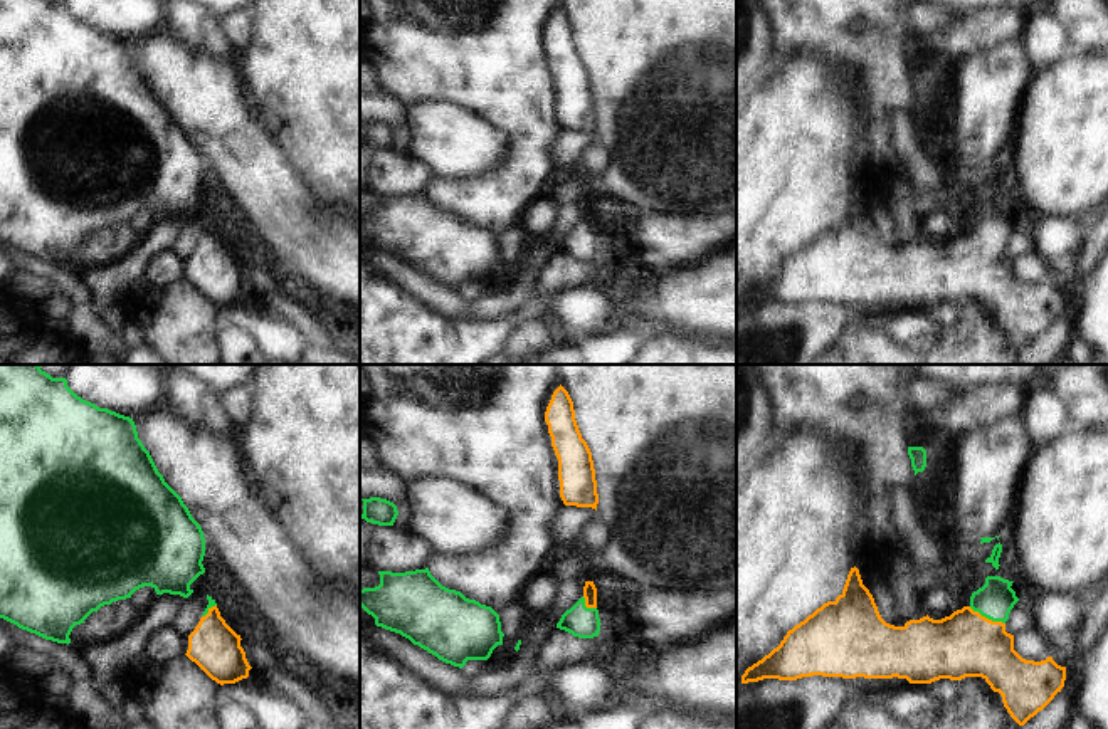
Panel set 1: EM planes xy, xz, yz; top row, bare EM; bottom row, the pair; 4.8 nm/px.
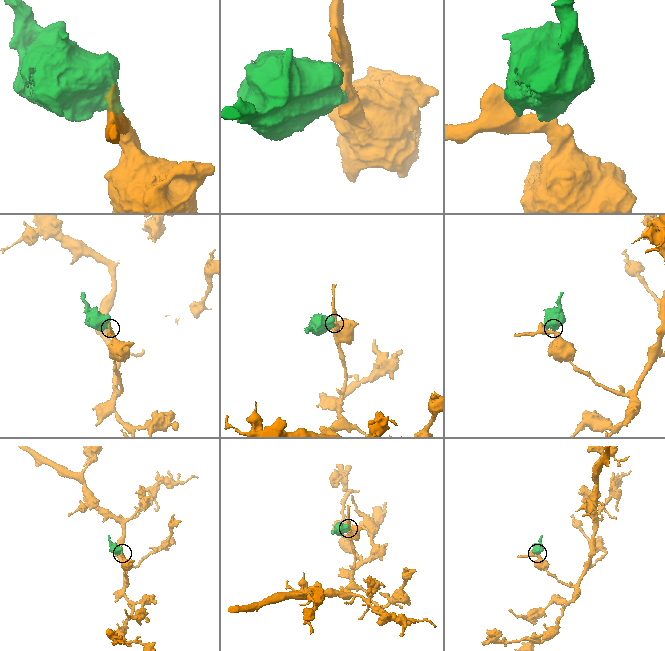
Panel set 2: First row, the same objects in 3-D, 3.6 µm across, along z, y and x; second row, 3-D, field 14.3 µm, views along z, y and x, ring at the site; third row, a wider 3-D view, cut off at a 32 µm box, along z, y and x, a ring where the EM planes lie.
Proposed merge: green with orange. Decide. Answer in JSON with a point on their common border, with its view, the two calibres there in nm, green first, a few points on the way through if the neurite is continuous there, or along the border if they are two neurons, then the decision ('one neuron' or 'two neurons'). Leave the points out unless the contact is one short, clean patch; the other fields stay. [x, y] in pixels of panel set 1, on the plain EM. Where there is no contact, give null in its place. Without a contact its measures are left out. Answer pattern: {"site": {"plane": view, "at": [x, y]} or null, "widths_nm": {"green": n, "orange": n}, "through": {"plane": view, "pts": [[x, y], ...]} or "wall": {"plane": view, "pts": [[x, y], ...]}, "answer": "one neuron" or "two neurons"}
{"site": {"plane": "yz", "at": [987, 241]}, "widths_nm": {"green": 180, "orange": 320}, "through": {"plane": "yz", "pts": [[996, 222], [989, 230], [987, 241], [965, 267]]}, "answer": "one neuron"}

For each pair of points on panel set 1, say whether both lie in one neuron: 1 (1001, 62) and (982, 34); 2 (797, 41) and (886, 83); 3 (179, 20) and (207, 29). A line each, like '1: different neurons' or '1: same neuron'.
1: different neurons
2: same neuron
3: same neuron

